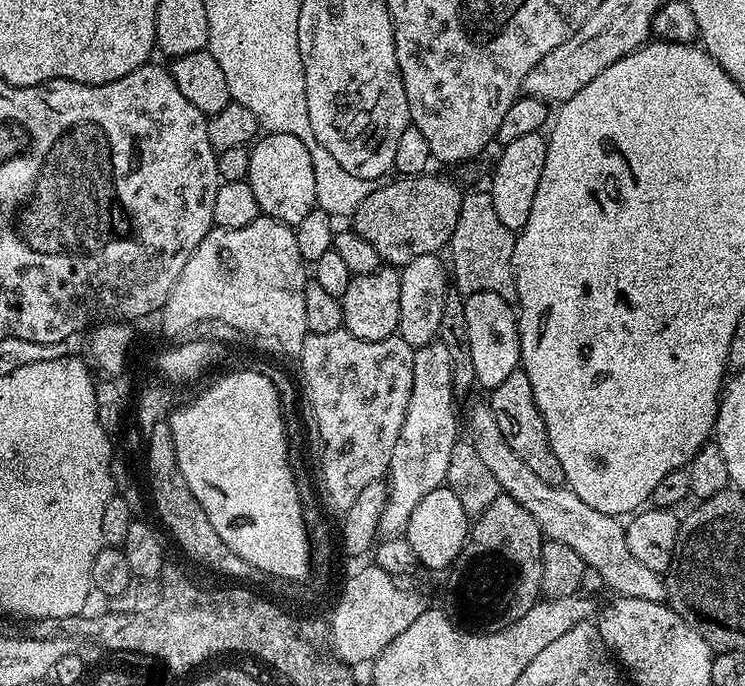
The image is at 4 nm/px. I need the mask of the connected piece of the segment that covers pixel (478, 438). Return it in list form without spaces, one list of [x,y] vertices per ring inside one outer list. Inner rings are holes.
[[[484,402],[484,404],[469,406],[468,428],[472,431],[470,443],[478,450],[478,458],[482,458],[485,466],[494,473],[494,478],[498,478],[501,493],[516,499],[533,516],[547,539],[570,546],[570,550],[574,550],[583,558],[585,565],[598,570],[603,587],[607,591],[612,591],[612,594],[626,598],[642,598],[650,602],[667,601],[668,585],[665,577],[659,572],[642,566],[642,562],[638,562],[638,558],[634,558],[634,554],[630,554],[630,546],[626,546],[625,525],[617,517],[602,514],[602,510],[594,510],[594,506],[586,506],[586,502],[582,502],[582,498],[578,498],[578,494],[574,494],[571,488],[542,482],[542,478],[538,478],[538,474],[534,474],[534,470],[530,470],[530,466],[526,466],[526,462],[522,462],[522,458],[518,458],[518,454],[514,454],[514,450],[510,450],[510,446],[506,446],[506,442],[502,438],[502,430],[498,430],[498,422],[494,419],[491,403]]]

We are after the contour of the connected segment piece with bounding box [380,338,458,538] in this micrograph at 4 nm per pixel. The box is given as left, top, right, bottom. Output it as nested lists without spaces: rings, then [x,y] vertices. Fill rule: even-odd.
[[[438,338],[414,351],[414,386],[410,402],[406,406],[406,418],[398,442],[394,442],[394,454],[386,483],[388,501],[382,510],[380,536],[403,537],[414,508],[430,490],[441,487],[447,481],[450,470],[450,450],[454,450],[458,439],[456,433],[457,393],[452,387],[453,363],[450,350]]]

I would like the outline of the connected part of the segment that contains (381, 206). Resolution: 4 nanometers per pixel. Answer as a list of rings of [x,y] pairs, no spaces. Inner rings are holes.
[[[421,174],[418,176],[400,176],[396,180],[389,179],[389,184],[381,183],[358,206],[358,210],[350,217],[351,231],[356,232],[380,255],[381,261],[388,266],[403,266],[414,262],[414,258],[434,256],[449,247],[454,226],[458,226],[458,214],[464,202],[465,193],[452,180],[446,177],[432,176],[433,174]]]

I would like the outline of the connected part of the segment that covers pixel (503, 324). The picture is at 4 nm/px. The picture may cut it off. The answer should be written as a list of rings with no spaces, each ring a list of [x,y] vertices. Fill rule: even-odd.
[[[479,292],[470,294],[464,302],[466,310],[466,338],[470,346],[470,362],[474,362],[476,384],[491,390],[499,386],[506,377],[521,367],[520,362],[520,326],[518,312],[513,305],[506,302],[506,298],[498,298],[498,294]]]

